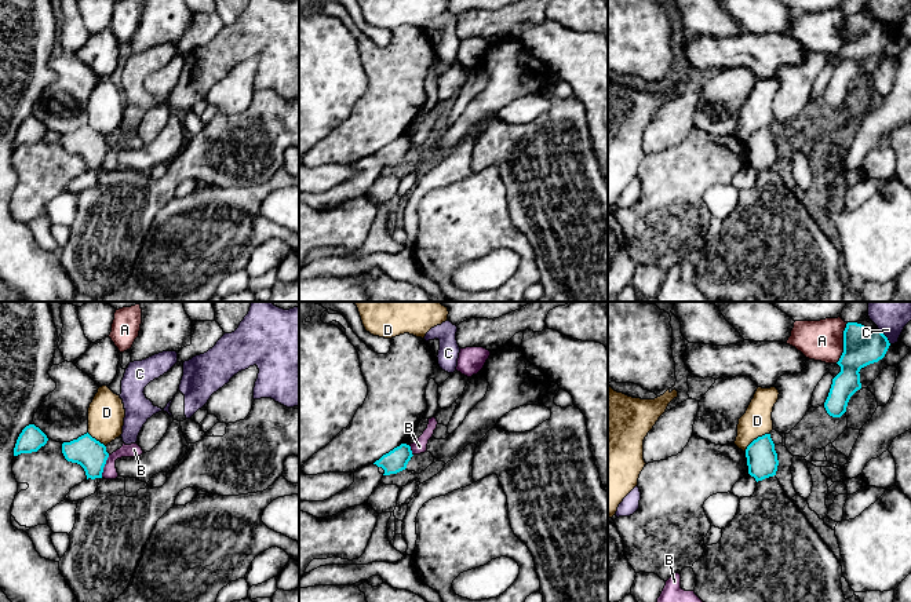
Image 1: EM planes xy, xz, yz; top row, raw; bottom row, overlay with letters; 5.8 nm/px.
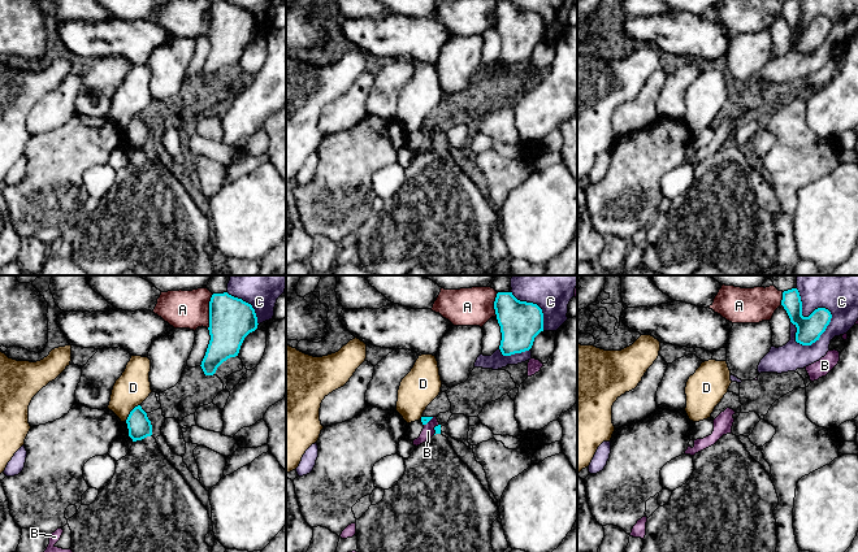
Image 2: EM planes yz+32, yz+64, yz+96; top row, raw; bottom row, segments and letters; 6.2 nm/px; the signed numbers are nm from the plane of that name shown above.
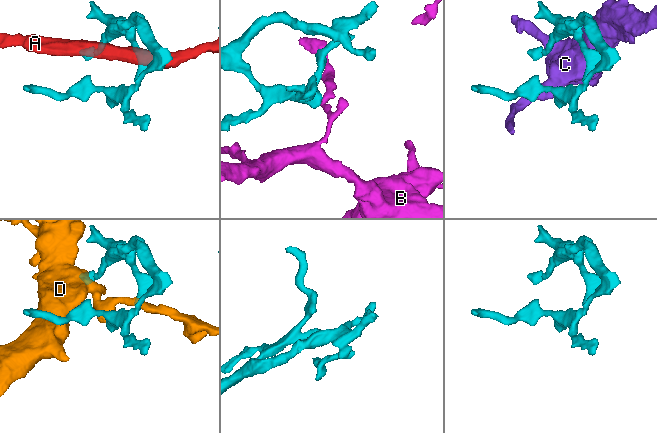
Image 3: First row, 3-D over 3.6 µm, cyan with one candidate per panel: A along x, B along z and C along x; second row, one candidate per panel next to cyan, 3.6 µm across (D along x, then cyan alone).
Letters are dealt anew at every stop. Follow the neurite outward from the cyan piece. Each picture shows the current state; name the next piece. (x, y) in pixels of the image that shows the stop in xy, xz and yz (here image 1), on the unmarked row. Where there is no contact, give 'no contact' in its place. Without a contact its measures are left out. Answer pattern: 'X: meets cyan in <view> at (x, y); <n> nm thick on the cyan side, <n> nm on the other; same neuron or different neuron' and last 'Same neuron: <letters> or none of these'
A: meets cyan in yz at (844, 35); 220 nm thick on the cyan side, 240 nm on the other; different neuron
B: meets cyan in xy at (104, 157); 180 nm thick on the cyan side, 80 nm on the other; different neuron
C: meets cyan in yz at (885, 28); 220 nm thick on the cyan side, 160 nm on the other; different neuron
D: meets cyan in yz at (757, 130); 180 nm thick on the cyan side, 170 nm on the other; different neuron
Same neuron: none of these

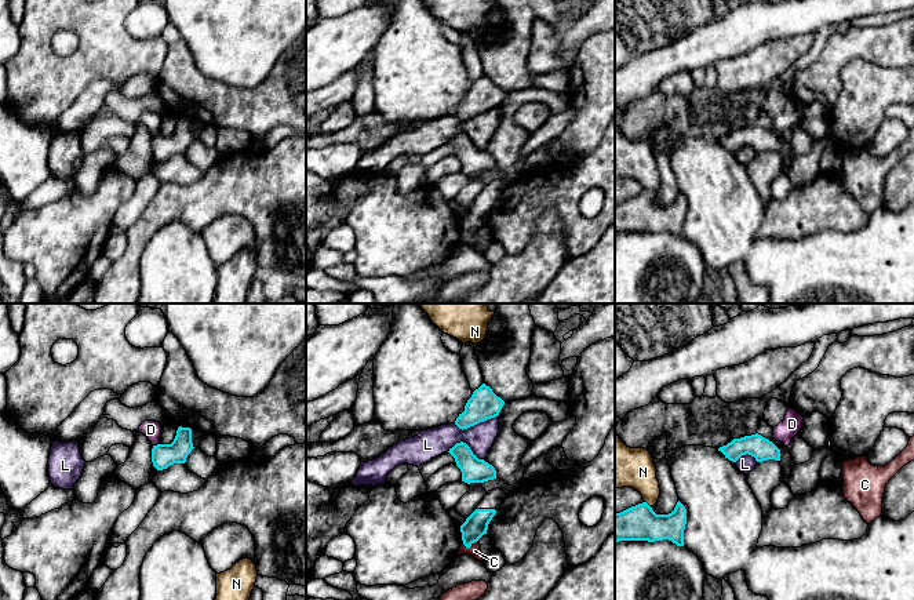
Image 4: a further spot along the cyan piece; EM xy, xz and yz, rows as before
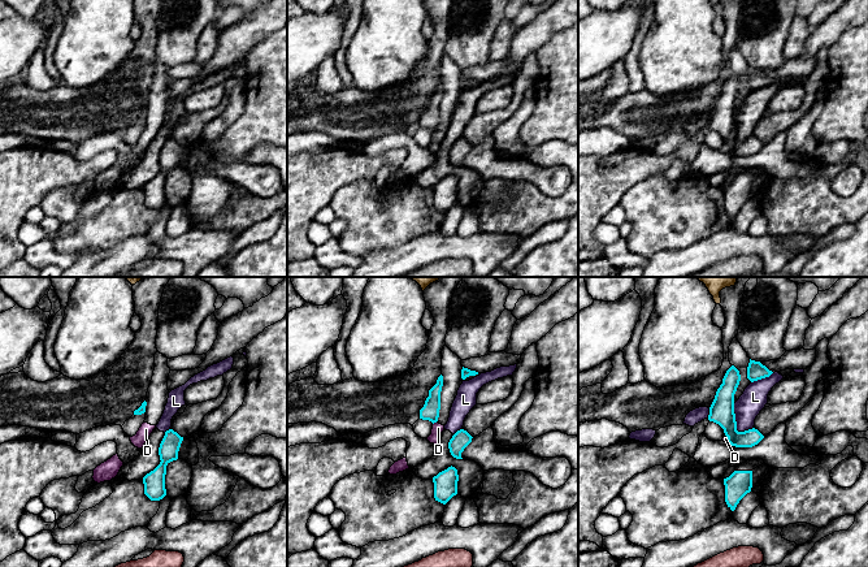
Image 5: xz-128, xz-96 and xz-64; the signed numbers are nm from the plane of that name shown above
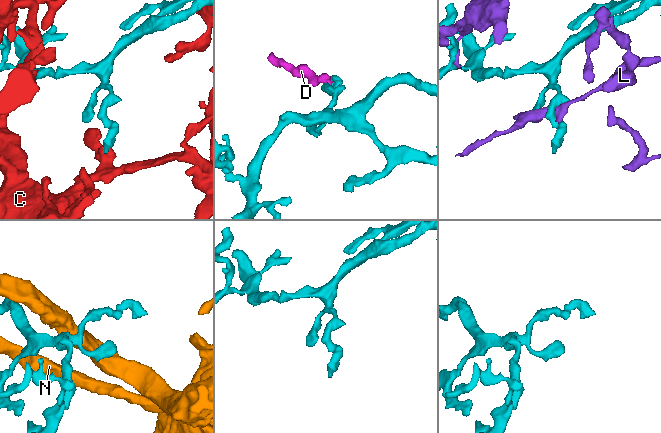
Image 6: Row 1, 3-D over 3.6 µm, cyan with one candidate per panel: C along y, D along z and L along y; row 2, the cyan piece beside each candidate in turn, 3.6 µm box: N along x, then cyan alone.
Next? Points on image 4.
C: meets cyan in xz at (469, 237); 140 nm thick on the cyan side, 70 nm on the other; different neuron
D: meets cyan in xy at (157, 135); 140 nm thick on the cyan side, 100 nm on the other; different neuron
L: meets cyan in xz at (474, 115); 180 nm thick on the cyan side, 160 nm on the other; different neuron
N: meets cyan in yz at (647, 195); 200 nm thick on the cyan side, 220 nm on the other; different neuron
Same neuron: none of these

